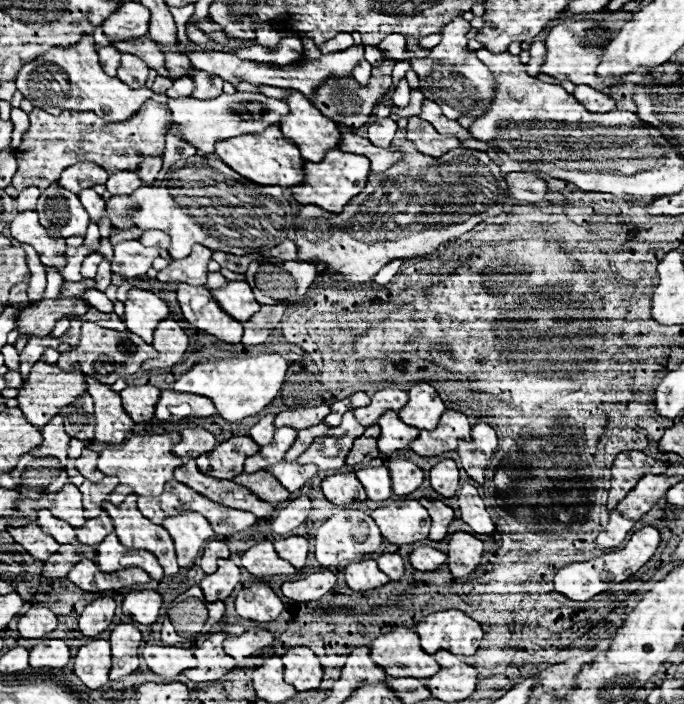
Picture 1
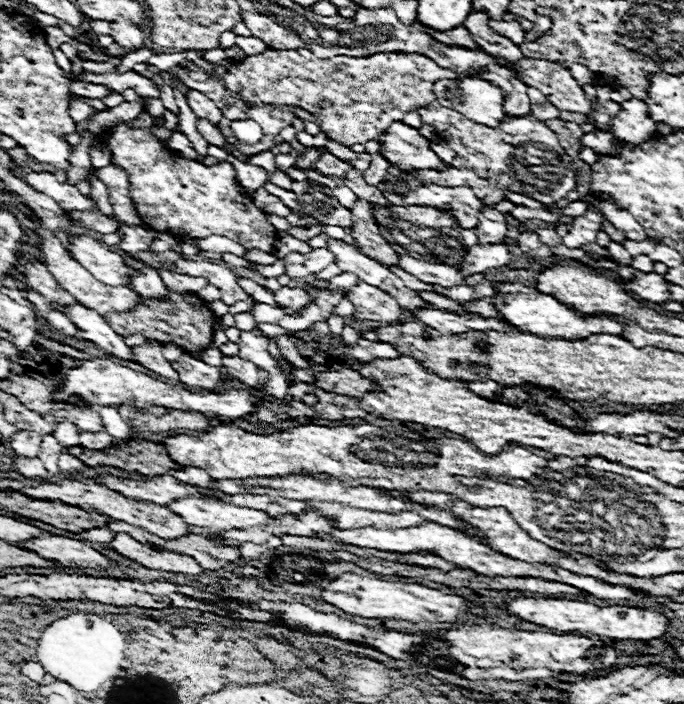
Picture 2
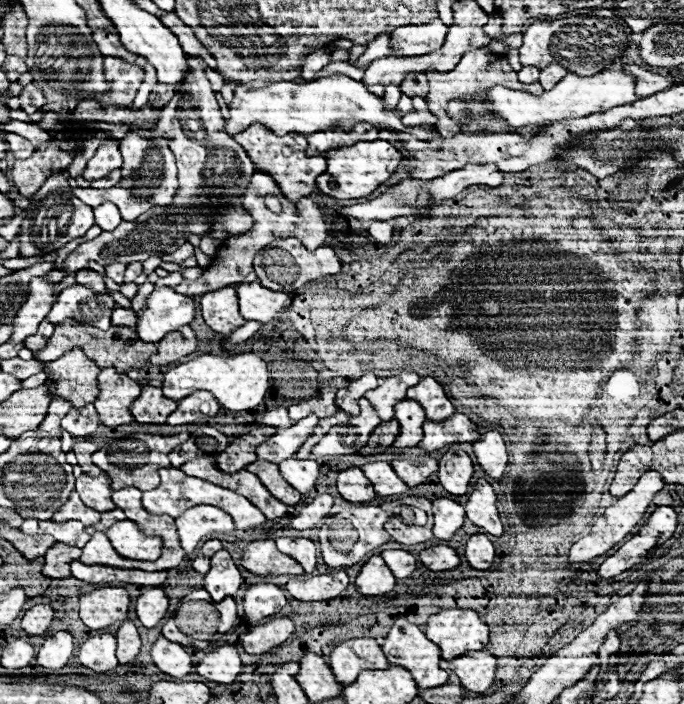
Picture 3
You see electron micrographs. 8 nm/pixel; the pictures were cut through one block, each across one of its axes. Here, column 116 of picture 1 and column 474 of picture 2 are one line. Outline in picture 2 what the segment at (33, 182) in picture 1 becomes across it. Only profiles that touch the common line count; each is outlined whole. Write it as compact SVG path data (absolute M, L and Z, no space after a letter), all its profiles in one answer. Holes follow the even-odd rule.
M436 100L420 108L418 114L422 122L434 126L440 132L442 140L456 152L456 158L452 162L454 168L470 168L500 190L524 194L542 204L552 204L576 188L576 176L570 166L570 156L560 146L556 134L534 116L506 116L500 128L488 128L482 124L474 124L456 110L440 106ZM528 166L542 166L542 178L538 174L532 174Z

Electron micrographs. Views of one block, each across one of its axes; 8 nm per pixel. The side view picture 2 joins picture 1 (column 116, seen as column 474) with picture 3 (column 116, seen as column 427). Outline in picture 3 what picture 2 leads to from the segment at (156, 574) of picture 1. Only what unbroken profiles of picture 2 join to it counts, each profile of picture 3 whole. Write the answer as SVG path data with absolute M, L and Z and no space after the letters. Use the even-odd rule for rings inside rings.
M120 520L106 530L116 552L132 560L150 560L154 562L162 552L160 536L146 536L132 520Z

